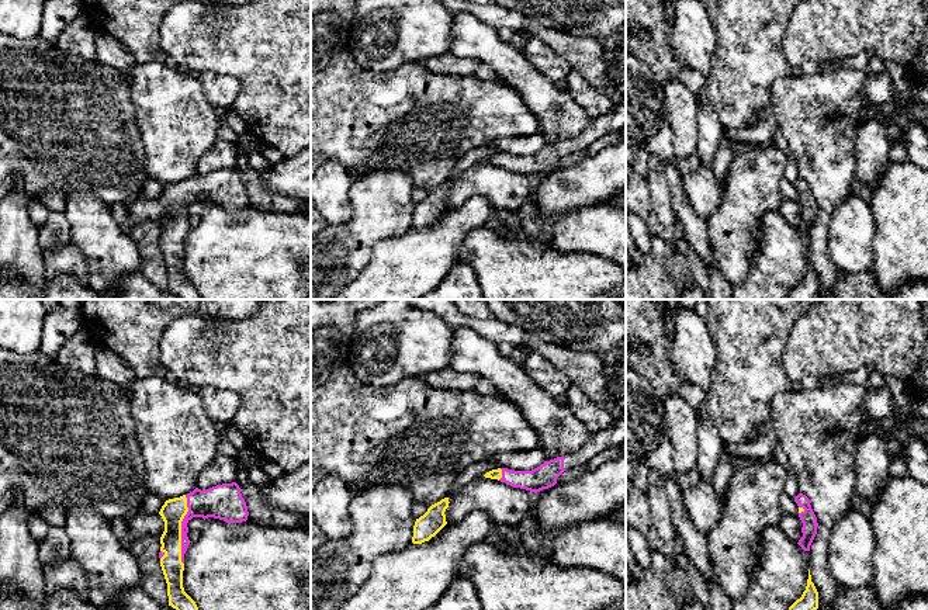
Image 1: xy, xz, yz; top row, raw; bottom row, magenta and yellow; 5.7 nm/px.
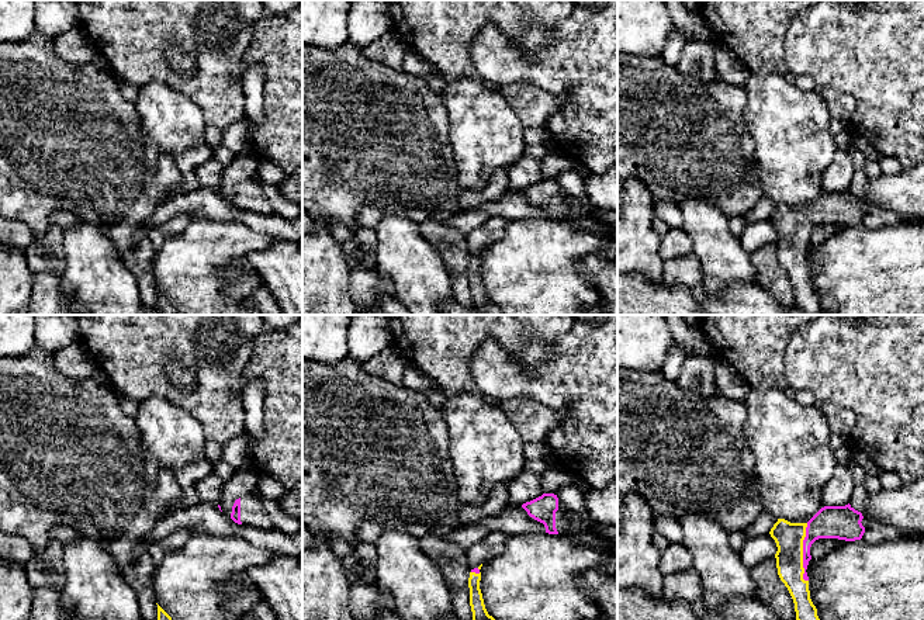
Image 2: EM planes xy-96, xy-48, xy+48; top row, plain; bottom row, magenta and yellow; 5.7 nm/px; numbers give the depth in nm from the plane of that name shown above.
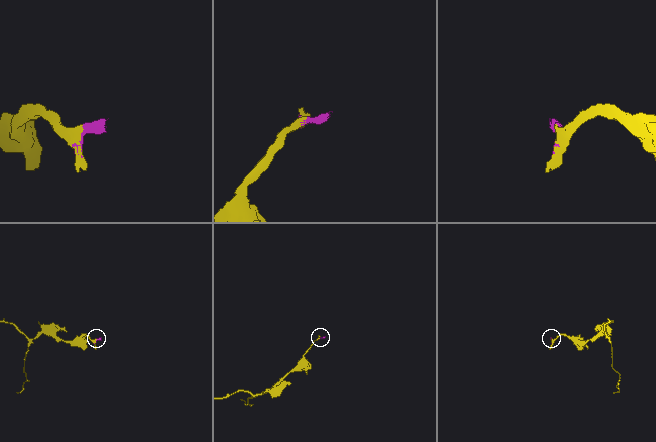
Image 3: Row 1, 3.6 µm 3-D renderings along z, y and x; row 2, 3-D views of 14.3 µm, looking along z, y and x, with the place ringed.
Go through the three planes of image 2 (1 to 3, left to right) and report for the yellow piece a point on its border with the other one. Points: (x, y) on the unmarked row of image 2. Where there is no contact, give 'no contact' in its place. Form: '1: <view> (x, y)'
1: no contact
2: xy-48 (476, 257)
3: xy+48 (803, 238)

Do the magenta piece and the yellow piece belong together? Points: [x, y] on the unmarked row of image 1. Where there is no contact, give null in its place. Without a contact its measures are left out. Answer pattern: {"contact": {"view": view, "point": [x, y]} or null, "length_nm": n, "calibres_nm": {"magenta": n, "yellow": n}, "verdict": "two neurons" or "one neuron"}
{"contact": {"view": "xy", "point": [182, 215]}, "length_nm": 400, "calibres_nm": {"magenta": 180, "yellow": 140}, "verdict": "one neuron"}

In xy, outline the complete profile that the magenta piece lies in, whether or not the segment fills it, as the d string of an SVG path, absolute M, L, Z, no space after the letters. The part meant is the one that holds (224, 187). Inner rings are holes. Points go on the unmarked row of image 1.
M236 167L207 176L195 173L187 180L166 186L159 200L165 207L159 243L167 268L169 291L180 299L201 299L183 273L184 239L191 228L187 222L187 208L193 202L214 202L226 208L246 207L249 197L240 173Z

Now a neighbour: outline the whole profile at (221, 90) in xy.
M214 72L195 73L208 101L215 110L225 112L233 108L235 100L242 89L236 77Z

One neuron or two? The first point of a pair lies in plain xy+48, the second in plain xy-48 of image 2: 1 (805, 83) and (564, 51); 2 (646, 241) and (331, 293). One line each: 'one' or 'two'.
1: two
2: one

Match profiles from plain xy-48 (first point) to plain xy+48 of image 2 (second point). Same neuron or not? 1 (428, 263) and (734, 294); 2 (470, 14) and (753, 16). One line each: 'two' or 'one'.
1: two
2: one

